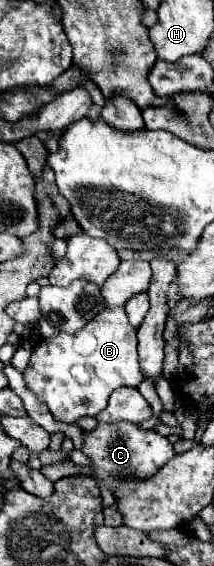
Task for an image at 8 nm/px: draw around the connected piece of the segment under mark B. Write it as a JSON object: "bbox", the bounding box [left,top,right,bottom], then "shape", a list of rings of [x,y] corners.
{"bbox":[23,308,143,424],"shape":[[[109,308],[99,312],[91,322],[87,322],[79,332],[67,334],[61,332],[57,336],[45,338],[35,346],[29,366],[25,368],[23,376],[27,386],[49,406],[55,420],[73,424],[81,416],[97,416],[105,406],[115,388],[121,386],[139,386],[143,376],[137,362],[137,336],[135,328],[127,322],[125,308]]]}

